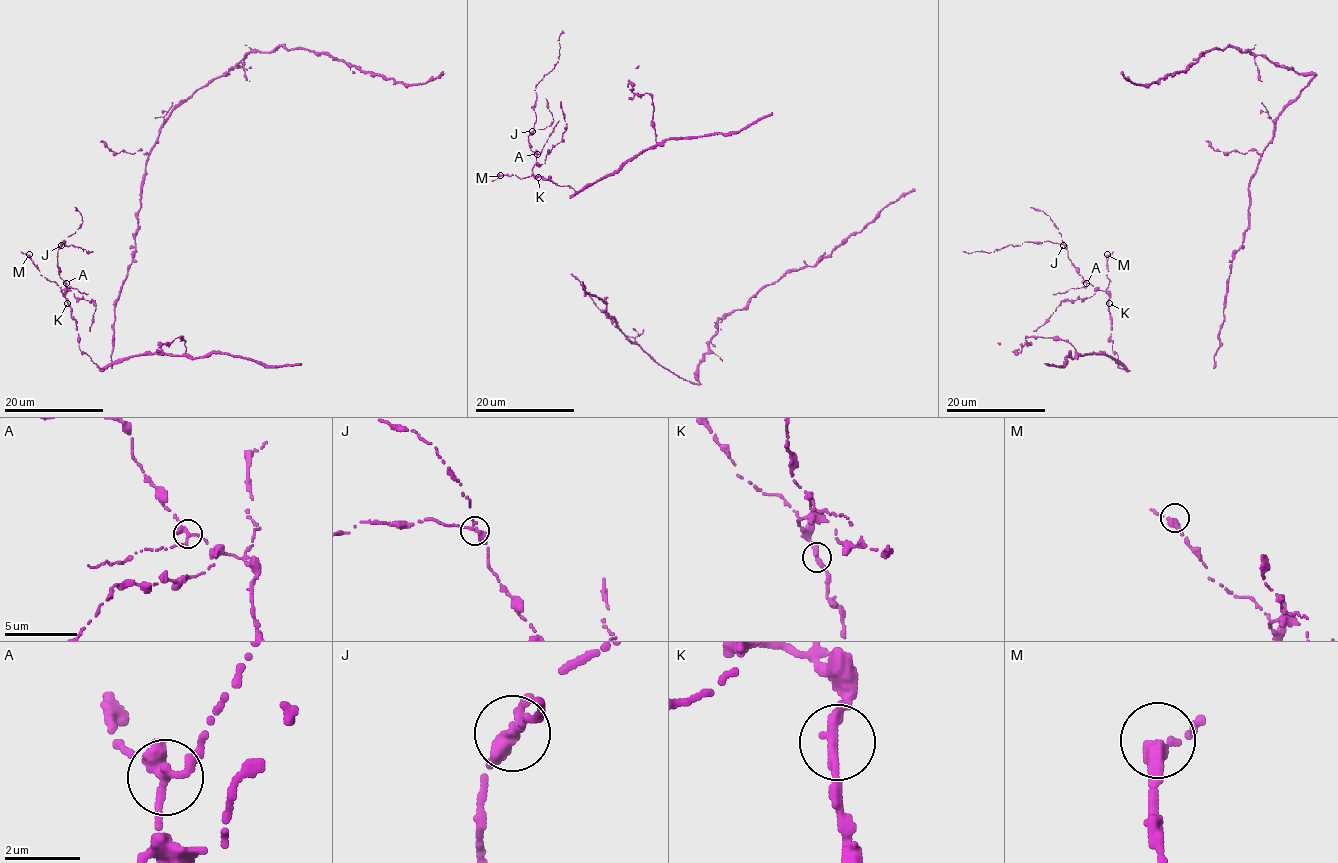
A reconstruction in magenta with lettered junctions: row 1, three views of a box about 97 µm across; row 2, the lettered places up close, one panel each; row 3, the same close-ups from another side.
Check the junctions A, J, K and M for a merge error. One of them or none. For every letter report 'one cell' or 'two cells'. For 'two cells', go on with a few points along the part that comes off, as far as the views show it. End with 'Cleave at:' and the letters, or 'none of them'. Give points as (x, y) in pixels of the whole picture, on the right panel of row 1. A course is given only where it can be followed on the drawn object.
A: one cell
J: two cells; course (1063, 244), (1049, 241), (1026, 242), (993, 252), (962, 251)
K: one cell
M: one cell
Cleave at: J

